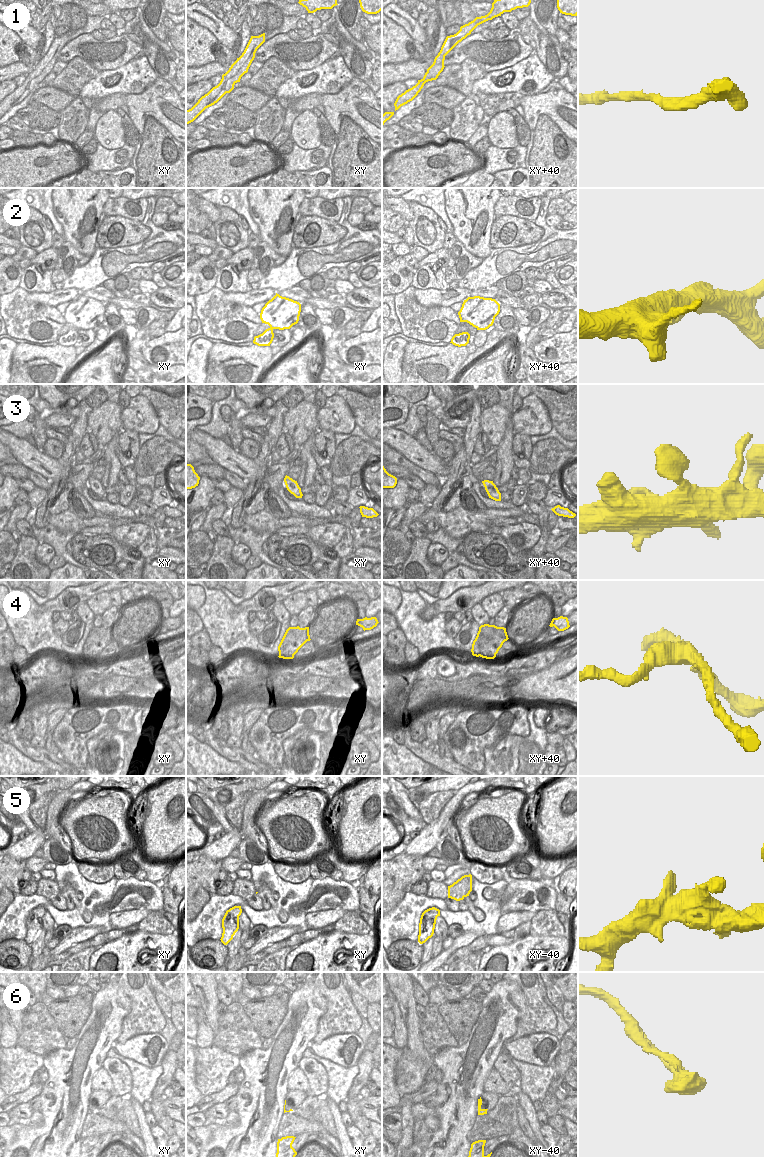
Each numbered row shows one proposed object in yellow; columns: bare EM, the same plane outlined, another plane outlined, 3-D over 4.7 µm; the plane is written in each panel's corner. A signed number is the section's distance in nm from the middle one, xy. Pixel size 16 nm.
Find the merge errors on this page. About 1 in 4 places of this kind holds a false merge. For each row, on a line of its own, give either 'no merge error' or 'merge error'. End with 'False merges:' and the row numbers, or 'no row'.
1: no merge error
2: no merge error
3: no merge error
4: merge error
5: no merge error
6: no merge error
False merges: 4

